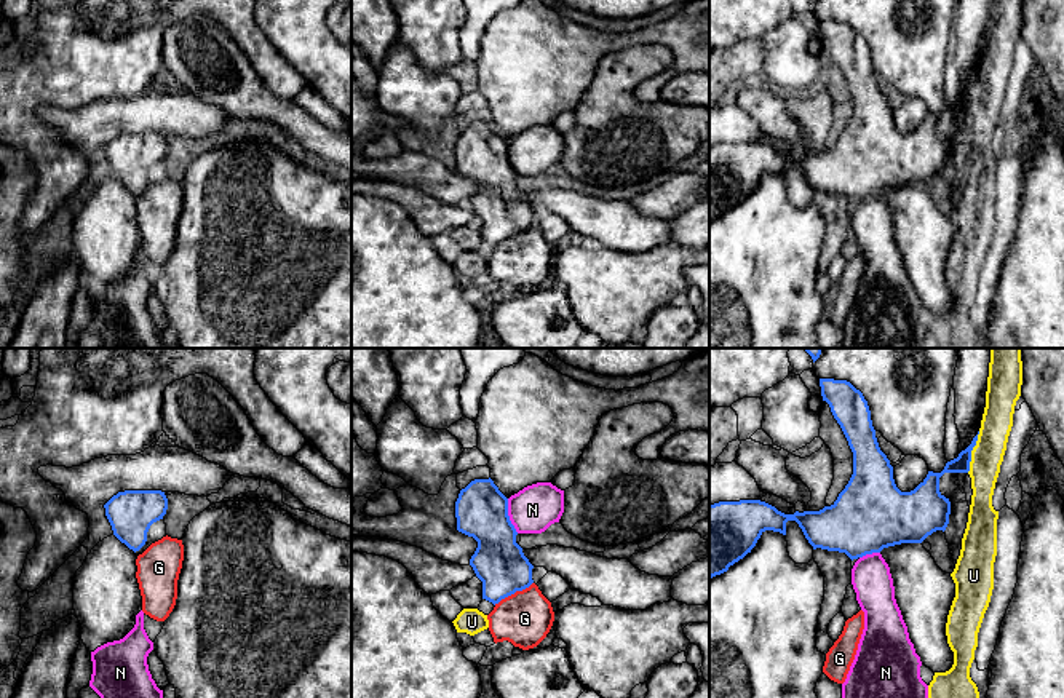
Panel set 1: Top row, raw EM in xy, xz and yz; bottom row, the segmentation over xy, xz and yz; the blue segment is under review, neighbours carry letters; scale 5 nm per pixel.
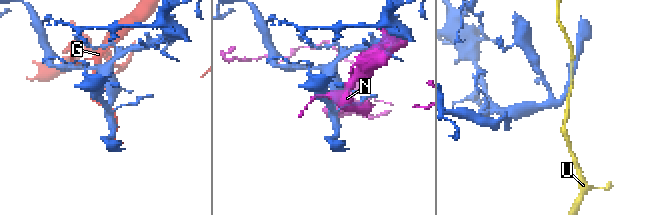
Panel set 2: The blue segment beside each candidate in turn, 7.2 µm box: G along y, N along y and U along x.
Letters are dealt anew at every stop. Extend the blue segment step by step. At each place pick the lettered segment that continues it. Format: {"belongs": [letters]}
{"belongs": ["G"]}

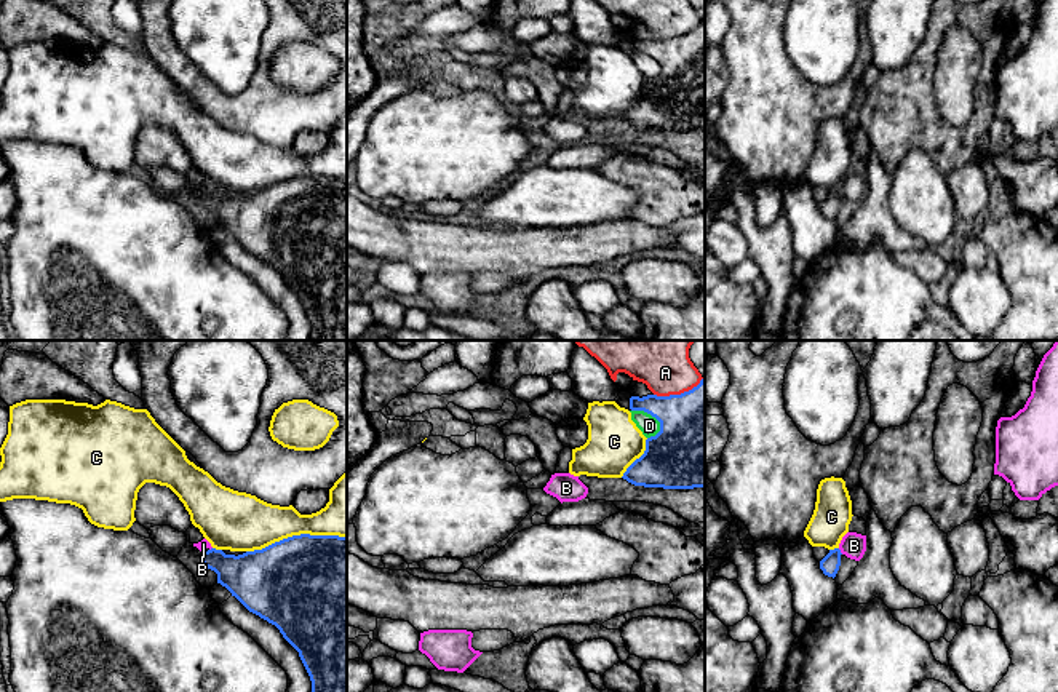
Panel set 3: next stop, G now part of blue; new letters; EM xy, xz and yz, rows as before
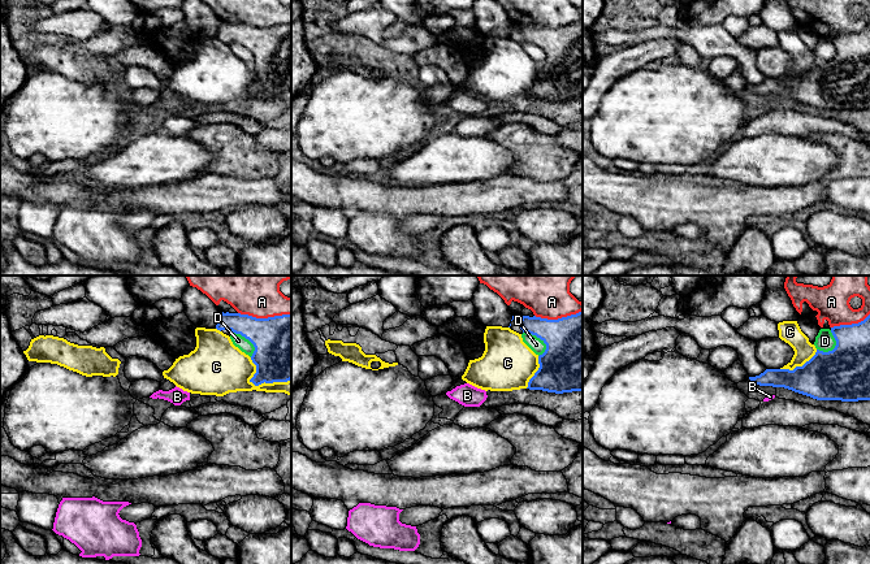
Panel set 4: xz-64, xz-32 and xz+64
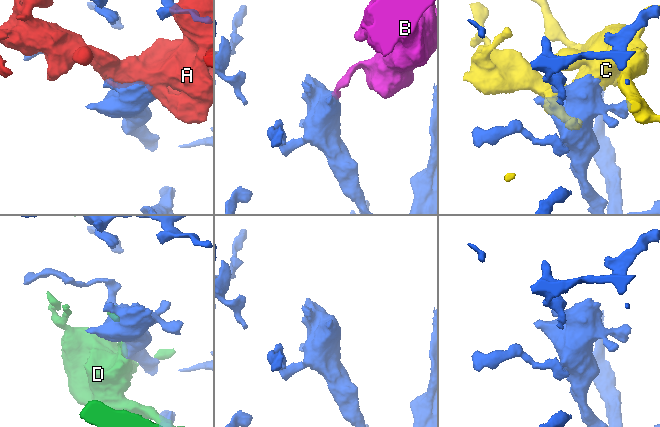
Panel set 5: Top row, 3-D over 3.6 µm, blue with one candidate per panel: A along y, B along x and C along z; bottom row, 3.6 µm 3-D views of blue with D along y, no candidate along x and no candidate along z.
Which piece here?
{"belongs": []}

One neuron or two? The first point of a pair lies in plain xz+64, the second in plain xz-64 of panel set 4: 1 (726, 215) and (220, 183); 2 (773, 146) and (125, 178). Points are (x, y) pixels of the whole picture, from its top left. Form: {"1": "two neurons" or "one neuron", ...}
{"1": "one neuron", "2": "one neuron"}

